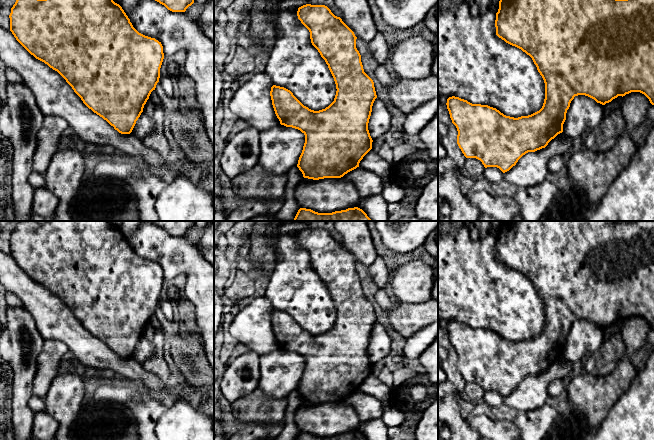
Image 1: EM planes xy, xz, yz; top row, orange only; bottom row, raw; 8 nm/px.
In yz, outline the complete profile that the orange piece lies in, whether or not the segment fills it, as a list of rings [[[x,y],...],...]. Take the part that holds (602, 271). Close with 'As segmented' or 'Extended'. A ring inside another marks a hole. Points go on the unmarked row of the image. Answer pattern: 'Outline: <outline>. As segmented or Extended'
Outline: [[[501,221],[499,233],[496,237],[495,251],[496,259],[499,262],[521,273],[532,282],[545,307],[545,323],[539,335],[518,342],[506,340],[488,329],[472,328],[459,321],[452,320],[447,323],[446,329],[450,342],[458,355],[457,368],[459,372],[466,382],[480,384],[485,392],[497,391],[505,397],[515,390],[526,377],[545,372],[552,363],[563,356],[566,337],[575,320],[585,319],[594,323],[597,327],[605,329],[618,320],[623,321],[631,316],[640,316],[654,329],[654,221],[629,221],[627,223],[616,223],[615,221]]]. As segmented

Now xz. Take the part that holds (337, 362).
Outline: [[[306,228],[298,232],[298,243],[309,254],[312,269],[325,284],[336,308],[334,325],[325,333],[314,335],[304,330],[293,317],[280,310],[271,311],[272,329],[281,349],[300,354],[305,359],[305,367],[299,381],[297,391],[304,402],[319,404],[324,402],[341,402],[348,396],[359,391],[360,385],[372,373],[372,362],[368,354],[368,347],[372,330],[377,322],[373,304],[364,296],[361,279],[356,272],[354,256],[335,240],[325,229]]]. As segmented

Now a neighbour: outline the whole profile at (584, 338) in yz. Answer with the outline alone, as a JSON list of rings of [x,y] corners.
[[[585,319],[575,320],[567,334],[563,356],[572,364],[582,361],[593,352],[600,351],[604,335],[604,329],[594,323]]]

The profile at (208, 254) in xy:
[[[214,247],[203,249],[201,254],[214,267]]]

